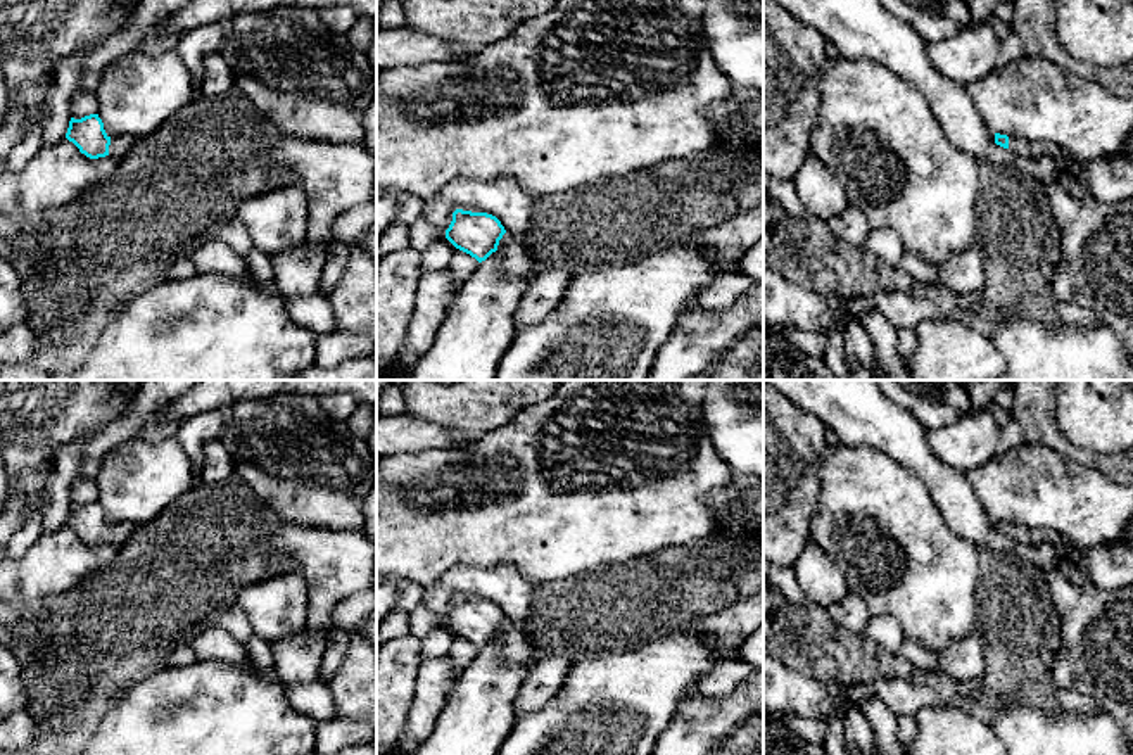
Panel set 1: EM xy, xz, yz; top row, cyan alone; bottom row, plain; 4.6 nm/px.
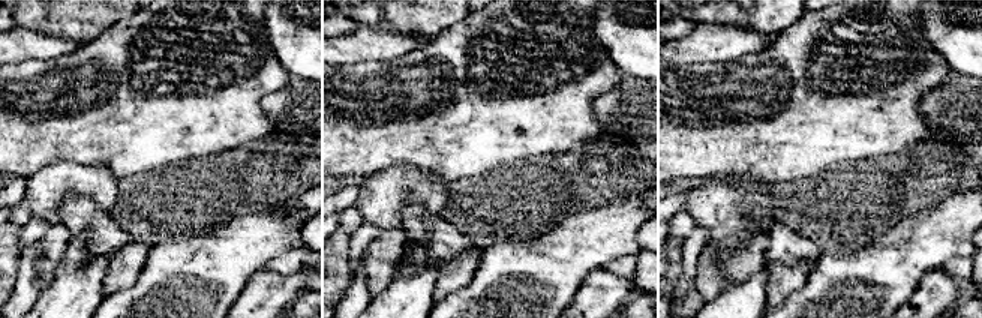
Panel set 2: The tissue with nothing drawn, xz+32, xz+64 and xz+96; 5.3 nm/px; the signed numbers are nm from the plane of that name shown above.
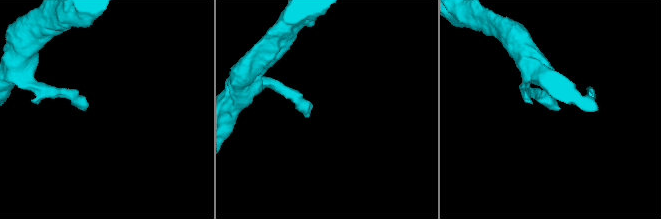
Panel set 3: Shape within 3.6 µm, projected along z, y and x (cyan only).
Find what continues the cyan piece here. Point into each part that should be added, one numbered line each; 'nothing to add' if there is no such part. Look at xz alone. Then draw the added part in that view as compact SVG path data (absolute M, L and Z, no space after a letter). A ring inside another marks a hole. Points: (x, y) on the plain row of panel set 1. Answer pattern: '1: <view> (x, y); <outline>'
1: xz (517, 650); M504 620L499 627L497 639L504 646L504 657L510 665L525 665L534 658L527 636L520 625Z

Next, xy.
1: xy (120, 532); M121 522L111 525L109 541L116 544L124 544L135 534L138 525L131 522Z

